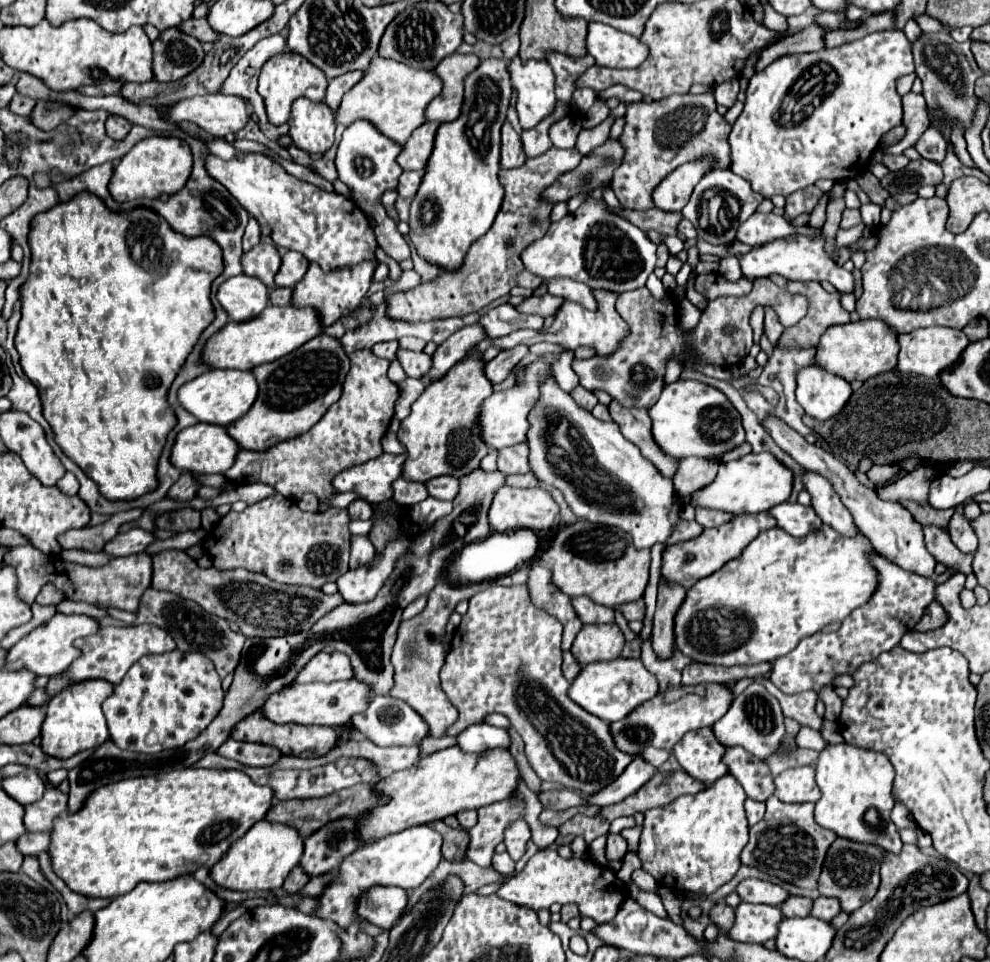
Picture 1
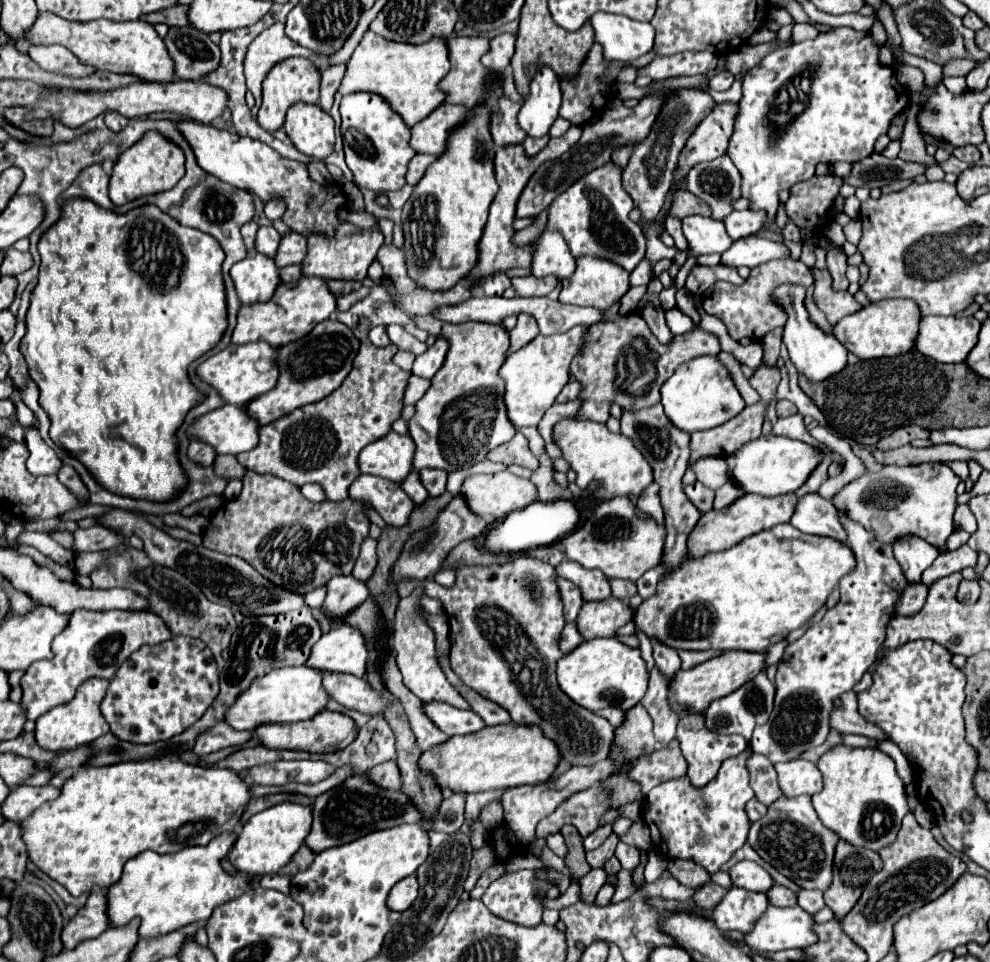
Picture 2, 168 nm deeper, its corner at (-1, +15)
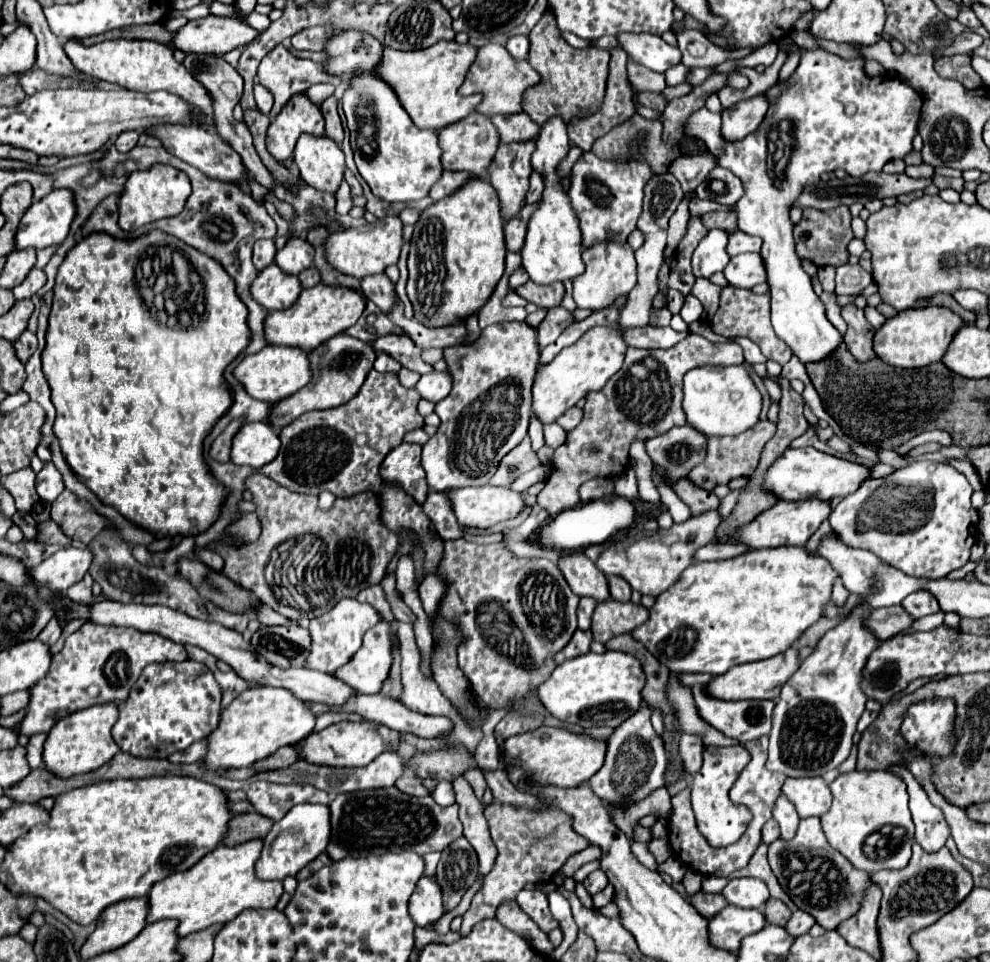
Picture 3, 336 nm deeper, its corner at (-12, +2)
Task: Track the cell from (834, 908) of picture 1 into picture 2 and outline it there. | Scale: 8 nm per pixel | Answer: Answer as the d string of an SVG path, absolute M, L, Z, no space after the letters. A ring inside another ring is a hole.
M799 890L797 892L797 906L803 908L805 912L815 914L825 906L823 902L823 892L821 890Z

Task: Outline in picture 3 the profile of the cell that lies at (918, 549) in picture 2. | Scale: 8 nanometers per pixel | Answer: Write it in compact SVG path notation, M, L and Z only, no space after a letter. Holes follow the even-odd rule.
M920 589L920 591L914 591L910 593L904 601L902 601L904 609L914 617L914 619L920 619L924 615L930 615L930 613L936 613L940 607L938 607L938 601L936 597L926 591L926 589Z

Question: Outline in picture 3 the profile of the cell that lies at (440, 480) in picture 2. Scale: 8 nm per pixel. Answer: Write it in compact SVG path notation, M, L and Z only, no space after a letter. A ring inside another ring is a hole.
M430 491L426 501L422 503L422 509L426 511L426 515L432 519L432 523L436 525L440 537L446 539L458 539L462 535L462 529L458 525L458 521L454 519L454 509L448 497L448 491Z

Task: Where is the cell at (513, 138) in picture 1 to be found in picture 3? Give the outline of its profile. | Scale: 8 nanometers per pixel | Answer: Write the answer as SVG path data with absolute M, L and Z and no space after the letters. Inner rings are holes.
M526 113L516 115L496 115L492 119L500 133L500 143L514 143L514 141L530 141L536 137L540 125L534 123Z

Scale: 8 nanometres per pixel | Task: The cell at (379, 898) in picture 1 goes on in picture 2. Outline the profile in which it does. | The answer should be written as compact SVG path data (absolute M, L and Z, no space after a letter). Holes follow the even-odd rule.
M407 876L403 880L399 880L399 884L395 884L389 892L387 898L387 906L393 912L405 912L407 908L411 908L411 904L415 902L417 896L417 878L415 876Z

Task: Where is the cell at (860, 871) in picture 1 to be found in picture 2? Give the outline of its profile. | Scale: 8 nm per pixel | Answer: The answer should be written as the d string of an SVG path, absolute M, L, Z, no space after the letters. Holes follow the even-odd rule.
M839 840L833 864L833 884L825 892L825 904L831 908L835 920L843 920L843 916L851 912L863 888L881 866L883 862L879 856L873 856L873 850L853 848Z

